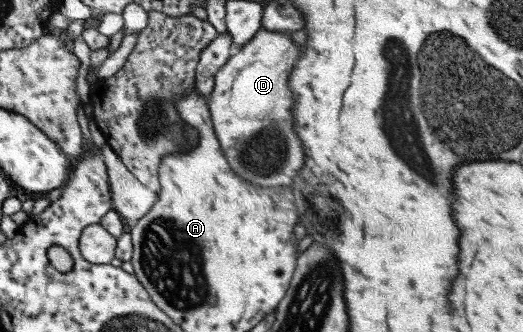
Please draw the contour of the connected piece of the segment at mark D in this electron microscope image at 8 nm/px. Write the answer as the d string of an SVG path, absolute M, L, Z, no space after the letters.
M259 28L214 74L212 92L206 97L214 137L224 152L228 167L236 173L236 177L251 184L265 188L290 186L296 178L295 174L302 168L304 150L296 137L296 131L292 129L292 115L290 115L295 97L288 87L291 69L300 56L300 47L294 44L290 33Z

